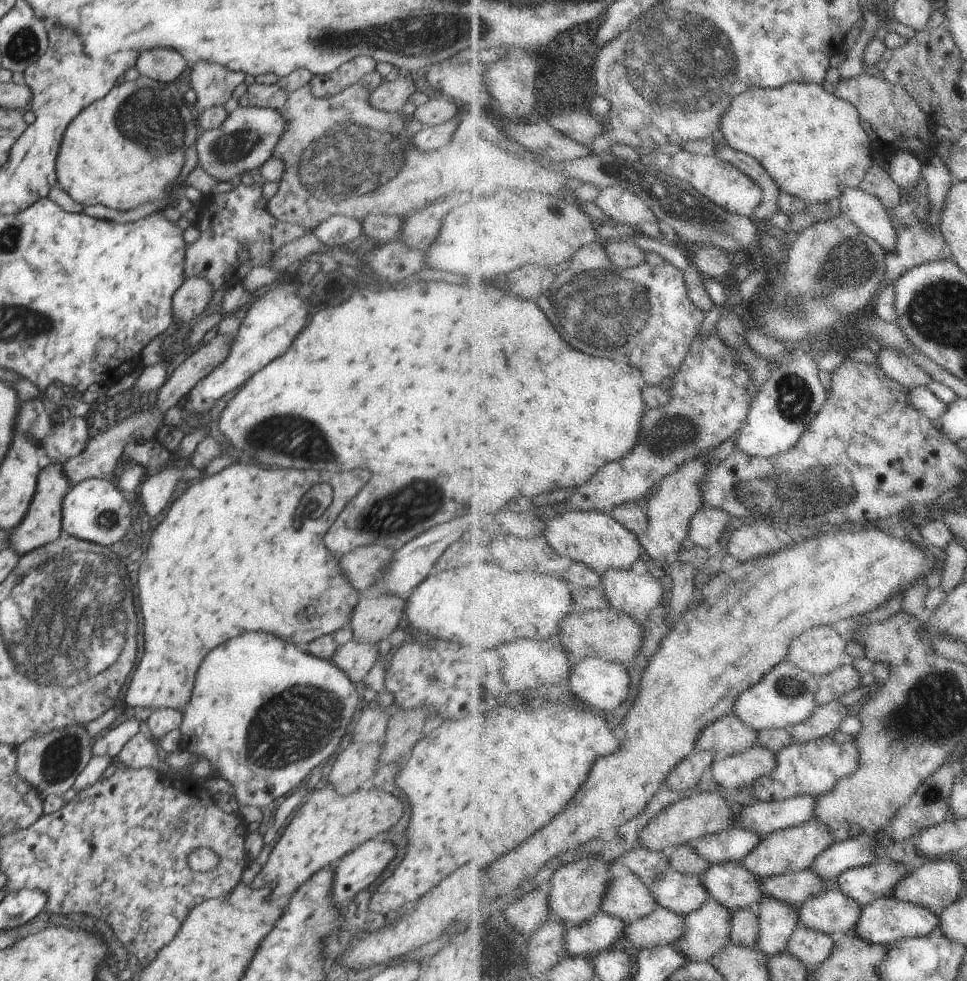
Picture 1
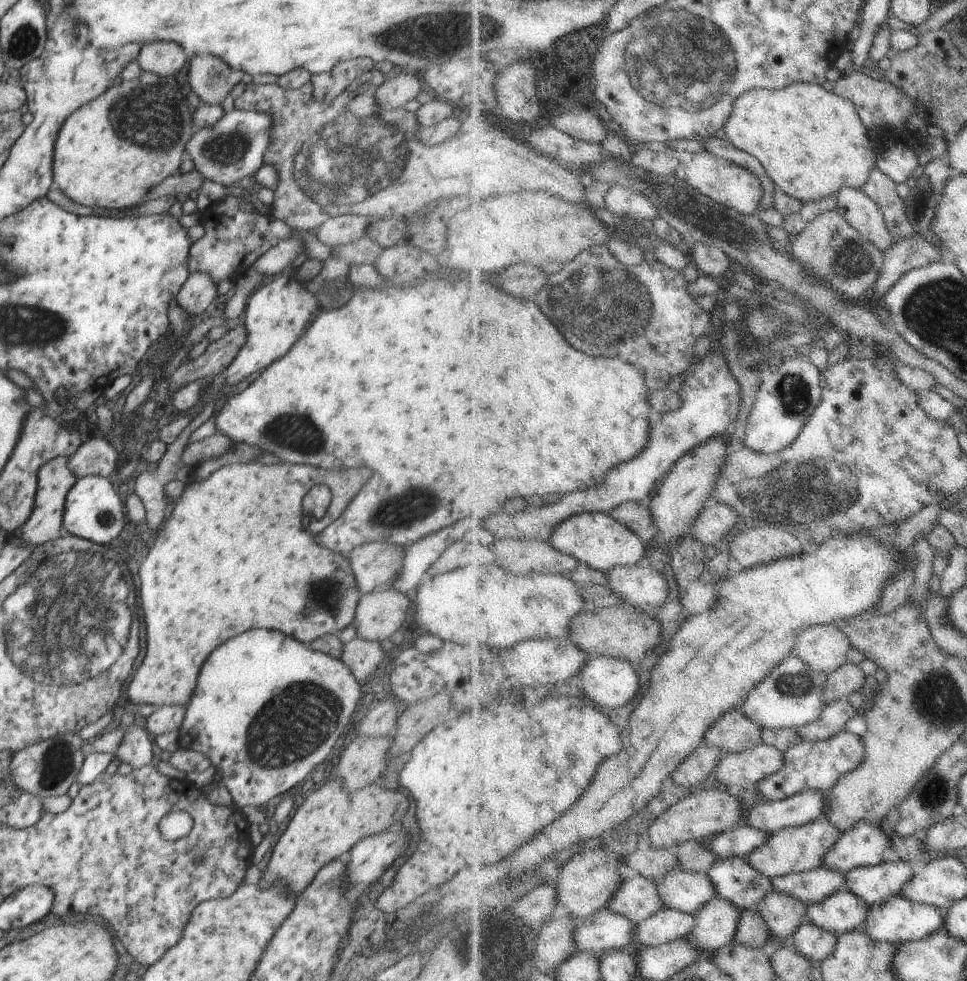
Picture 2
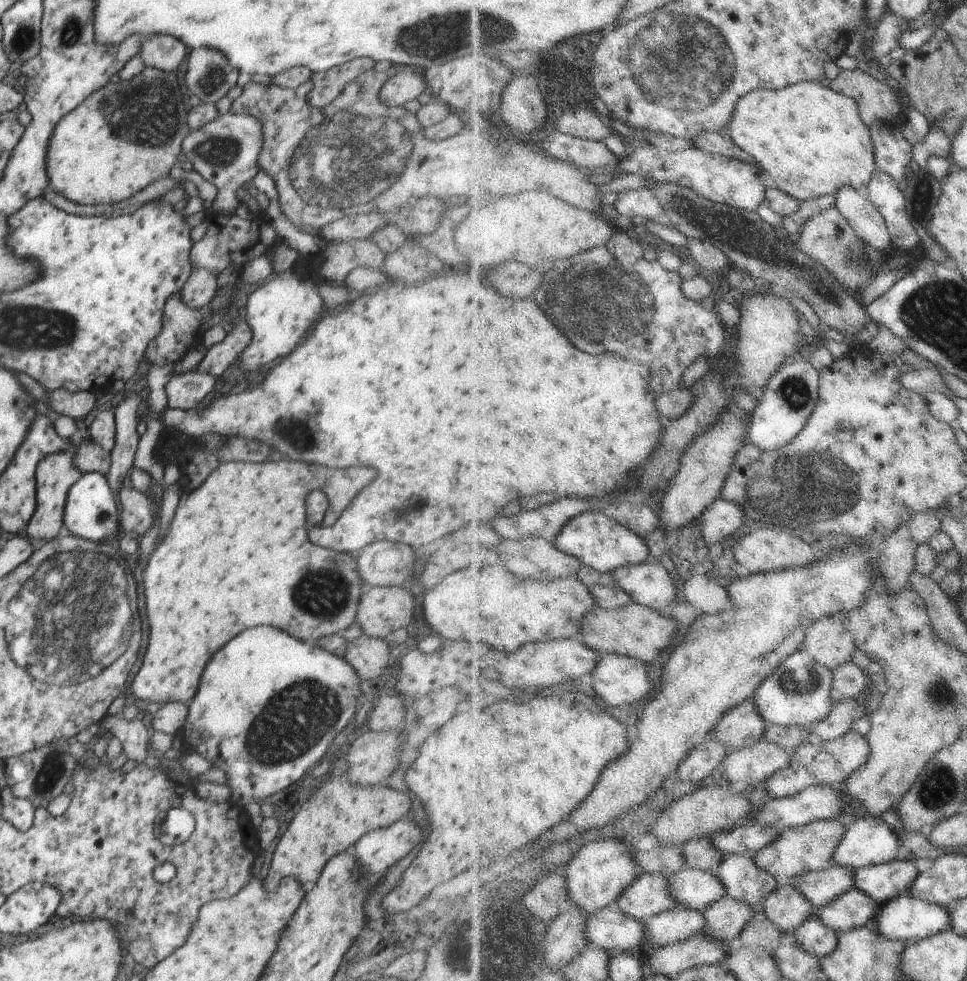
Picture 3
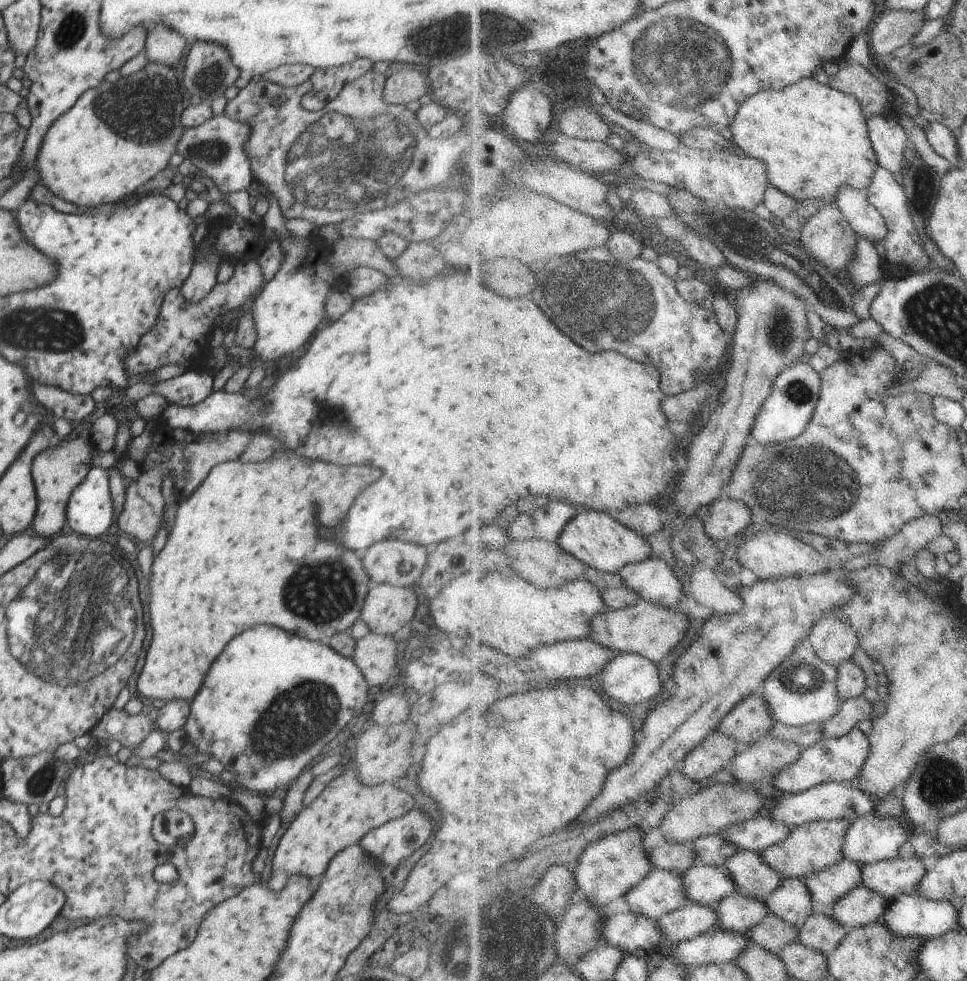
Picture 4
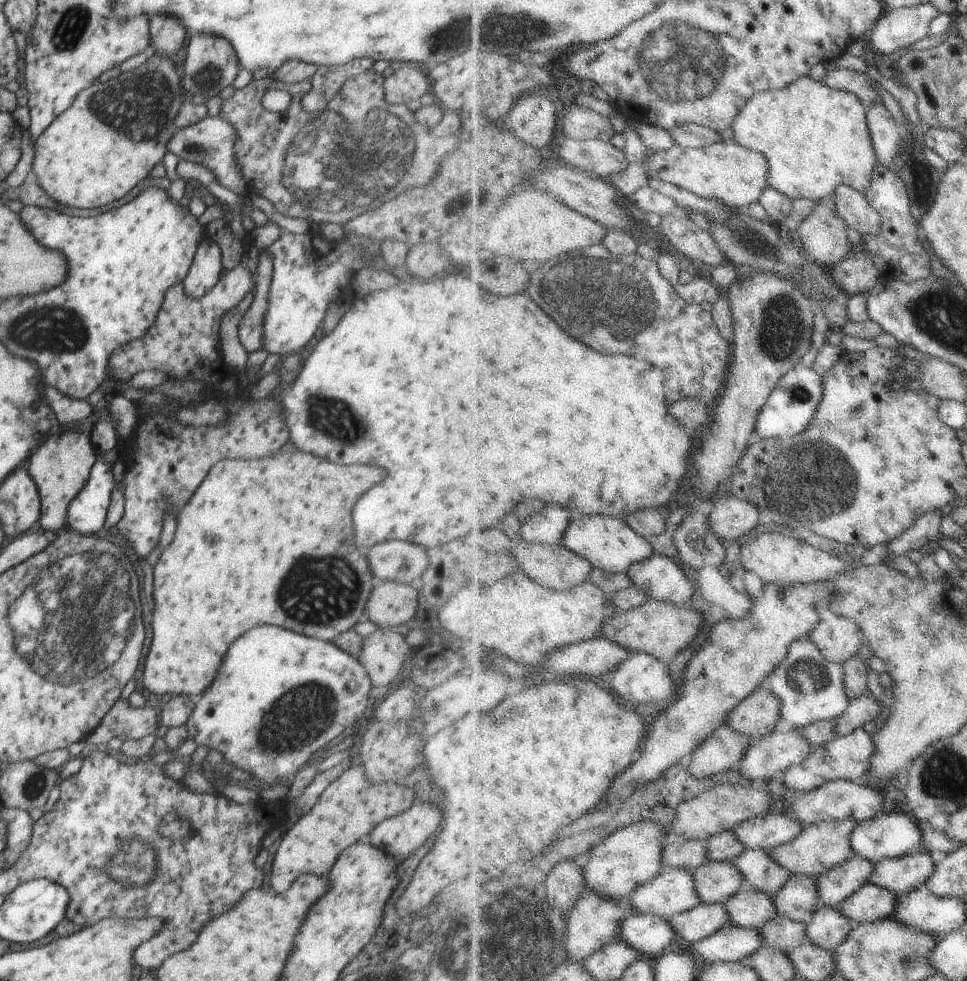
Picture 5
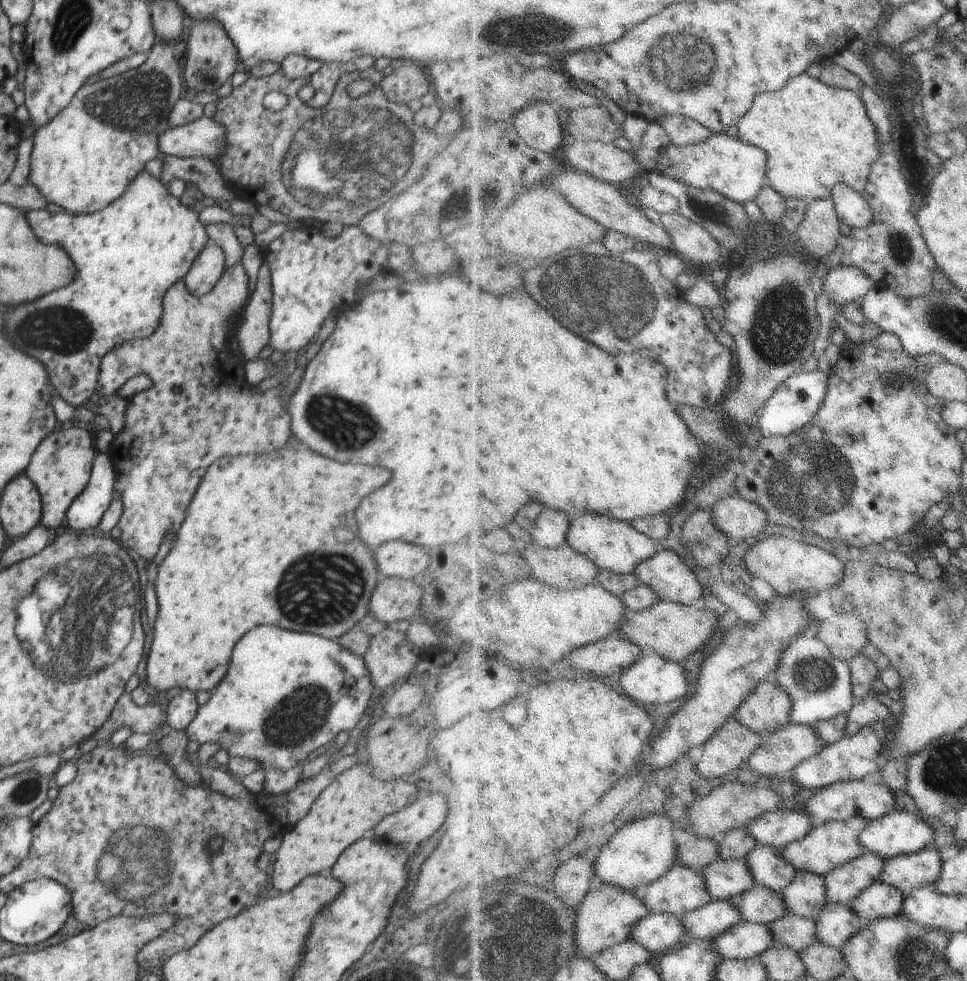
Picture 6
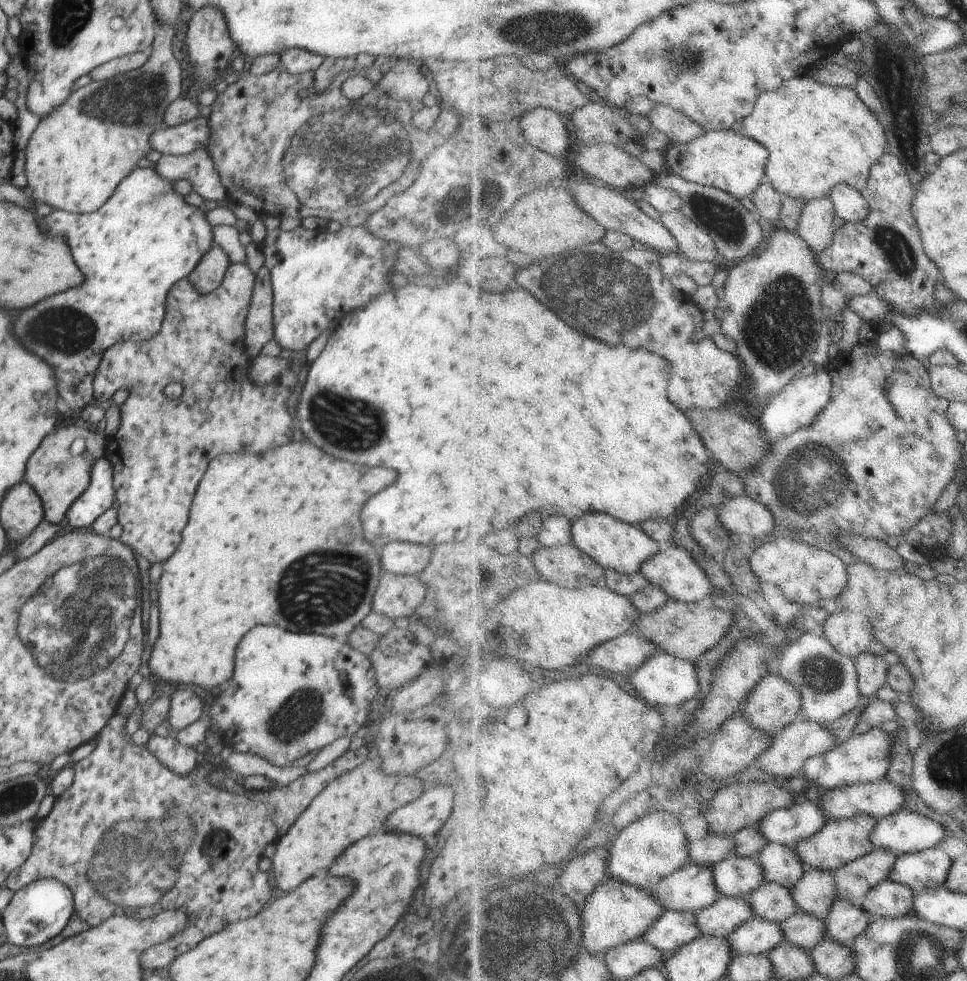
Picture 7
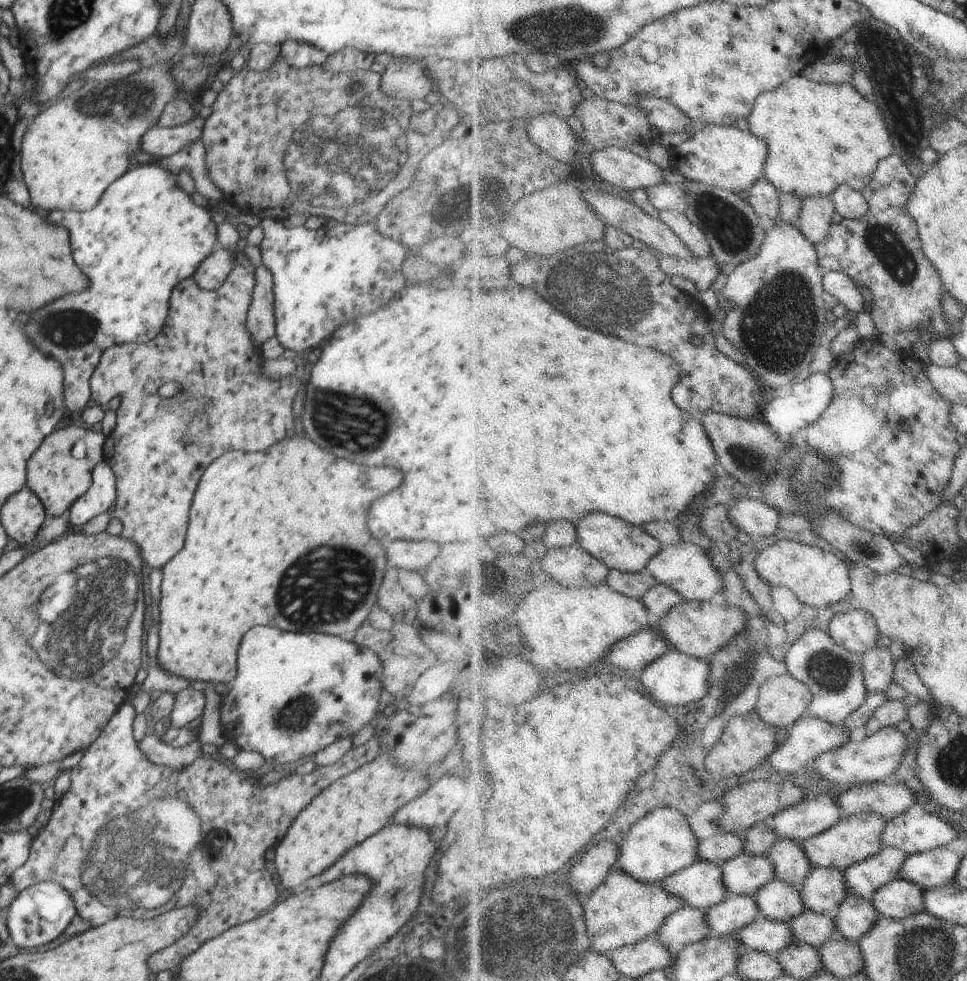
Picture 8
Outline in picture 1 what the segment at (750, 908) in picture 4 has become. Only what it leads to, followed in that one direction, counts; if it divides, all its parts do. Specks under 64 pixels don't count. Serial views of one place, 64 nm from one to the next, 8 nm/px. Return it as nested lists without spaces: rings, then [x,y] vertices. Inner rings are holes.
[[[711,898],[700,910],[686,915],[690,928],[677,944],[692,961],[712,961],[733,943],[735,913]]]

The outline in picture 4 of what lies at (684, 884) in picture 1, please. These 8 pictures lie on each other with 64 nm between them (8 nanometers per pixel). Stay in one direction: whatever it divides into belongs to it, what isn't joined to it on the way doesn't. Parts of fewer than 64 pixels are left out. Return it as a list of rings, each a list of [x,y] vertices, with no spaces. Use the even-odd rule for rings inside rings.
[[[697,865],[684,873],[684,876],[689,885],[692,904],[717,907],[738,890],[738,884],[734,882],[734,876],[730,876],[727,865]]]

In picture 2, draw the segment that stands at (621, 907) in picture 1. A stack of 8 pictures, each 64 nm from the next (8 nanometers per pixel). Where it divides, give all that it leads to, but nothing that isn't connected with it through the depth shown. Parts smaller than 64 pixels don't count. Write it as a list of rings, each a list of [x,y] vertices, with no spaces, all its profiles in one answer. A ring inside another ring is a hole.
[[[642,874],[629,878],[609,907],[637,925],[642,924],[667,908],[665,897],[658,888],[660,883],[661,880]]]

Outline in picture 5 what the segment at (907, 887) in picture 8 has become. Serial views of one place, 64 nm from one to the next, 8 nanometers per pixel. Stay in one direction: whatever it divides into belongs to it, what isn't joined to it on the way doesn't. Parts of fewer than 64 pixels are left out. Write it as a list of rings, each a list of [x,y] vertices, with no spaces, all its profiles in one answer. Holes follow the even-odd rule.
[[[870,883],[845,902],[841,909],[846,916],[854,918],[858,925],[864,925],[894,917],[898,903],[899,897],[896,892]]]

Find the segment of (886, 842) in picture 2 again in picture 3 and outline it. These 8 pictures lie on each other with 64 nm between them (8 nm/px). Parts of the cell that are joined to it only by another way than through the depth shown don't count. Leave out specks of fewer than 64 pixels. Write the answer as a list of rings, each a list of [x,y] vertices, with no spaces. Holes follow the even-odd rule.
[[[862,816],[848,827],[834,864],[859,869],[898,858],[900,838],[880,816]]]

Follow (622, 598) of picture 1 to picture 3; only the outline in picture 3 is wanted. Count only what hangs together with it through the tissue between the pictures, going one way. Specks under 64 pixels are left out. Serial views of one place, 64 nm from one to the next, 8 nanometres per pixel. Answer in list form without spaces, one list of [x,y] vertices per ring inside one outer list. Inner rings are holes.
[[[662,562],[626,565],[615,571],[617,585],[634,596],[634,603],[646,604],[658,612],[667,611],[678,600],[678,588]]]

